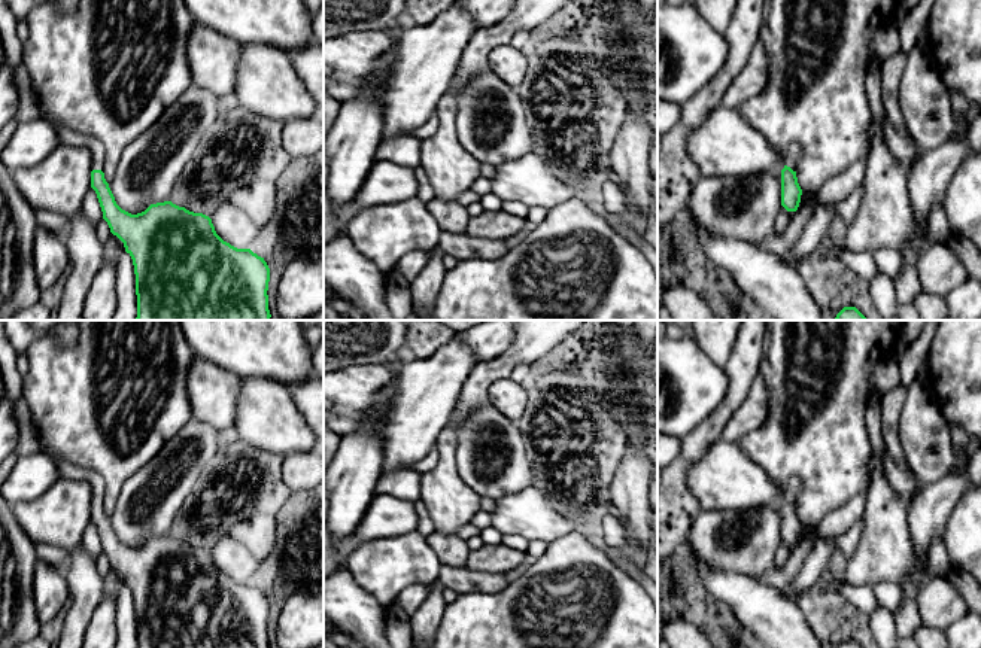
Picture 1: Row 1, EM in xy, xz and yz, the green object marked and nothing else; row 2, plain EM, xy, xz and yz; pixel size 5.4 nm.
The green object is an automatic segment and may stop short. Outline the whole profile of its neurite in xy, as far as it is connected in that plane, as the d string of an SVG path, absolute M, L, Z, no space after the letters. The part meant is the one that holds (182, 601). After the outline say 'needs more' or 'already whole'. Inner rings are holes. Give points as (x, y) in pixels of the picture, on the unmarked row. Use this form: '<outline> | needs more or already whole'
M51 457L58 478L91 486L91 521L103 553L133 593L137 648L270 648L264 591L224 575L209 550L171 535L137 548L122 544L104 512L104 480Z | needs more

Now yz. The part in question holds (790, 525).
M792 478L784 493L784 502L781 504L781 539L787 545L796 545L801 536L802 523L798 517L796 504L801 498L802 481Z | needs more

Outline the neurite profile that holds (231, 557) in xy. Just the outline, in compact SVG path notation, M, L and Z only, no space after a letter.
M230 535L224 536L210 553L216 568L237 582L249 582L261 563L242 542Z

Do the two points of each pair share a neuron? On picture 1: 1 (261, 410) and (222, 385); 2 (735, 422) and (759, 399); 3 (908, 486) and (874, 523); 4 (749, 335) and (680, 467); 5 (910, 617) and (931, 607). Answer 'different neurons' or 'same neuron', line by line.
1: different neurons
2: same neuron
3: different neurons
4: same neuron
5: different neurons

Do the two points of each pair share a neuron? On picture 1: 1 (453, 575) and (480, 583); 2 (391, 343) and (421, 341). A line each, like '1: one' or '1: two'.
1: one
2: two

